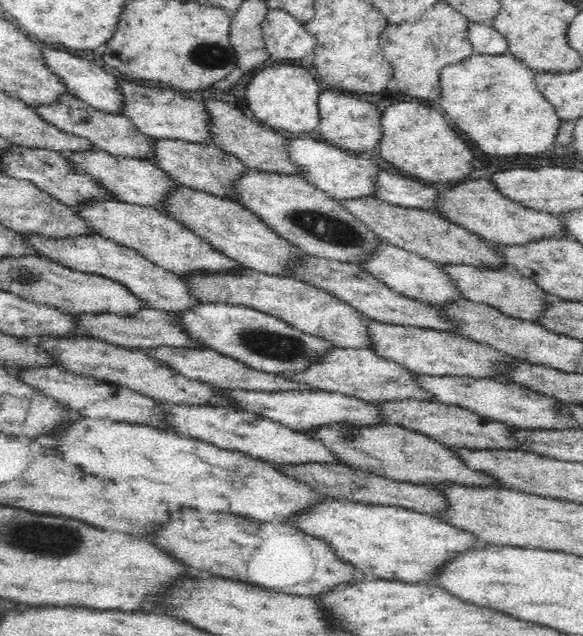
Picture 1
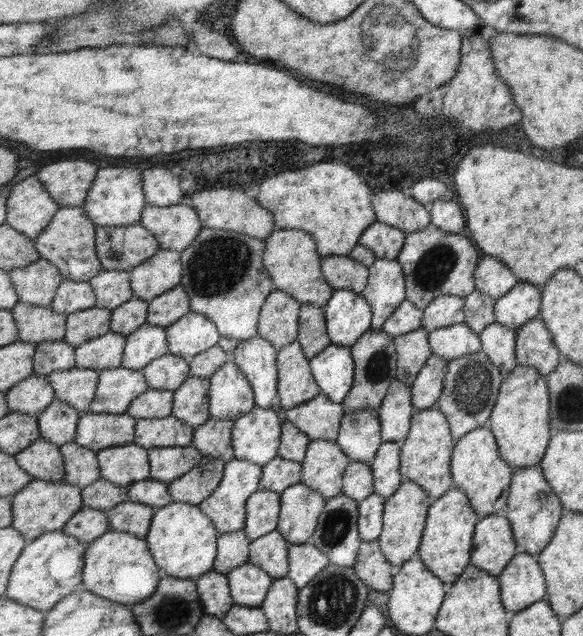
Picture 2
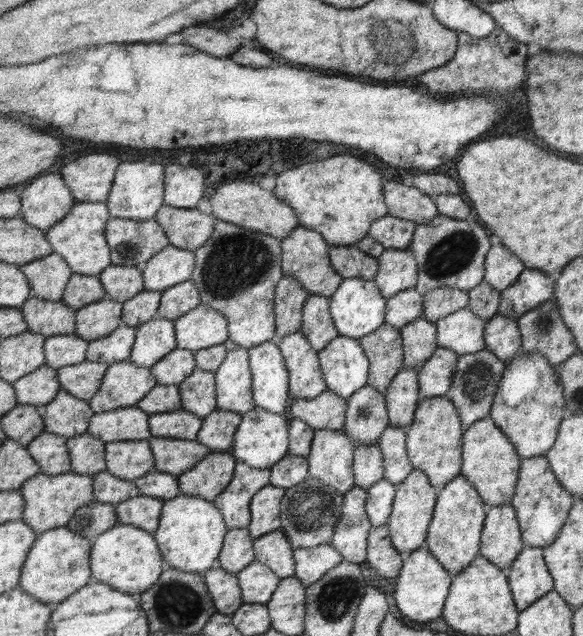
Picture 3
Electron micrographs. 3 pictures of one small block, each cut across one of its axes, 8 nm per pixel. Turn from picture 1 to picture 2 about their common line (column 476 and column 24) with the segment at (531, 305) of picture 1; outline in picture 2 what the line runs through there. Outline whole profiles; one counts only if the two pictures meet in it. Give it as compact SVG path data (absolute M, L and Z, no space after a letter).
M46 258L9 273L20 301L43 307L52 306L59 285L65 280L59 267Z

